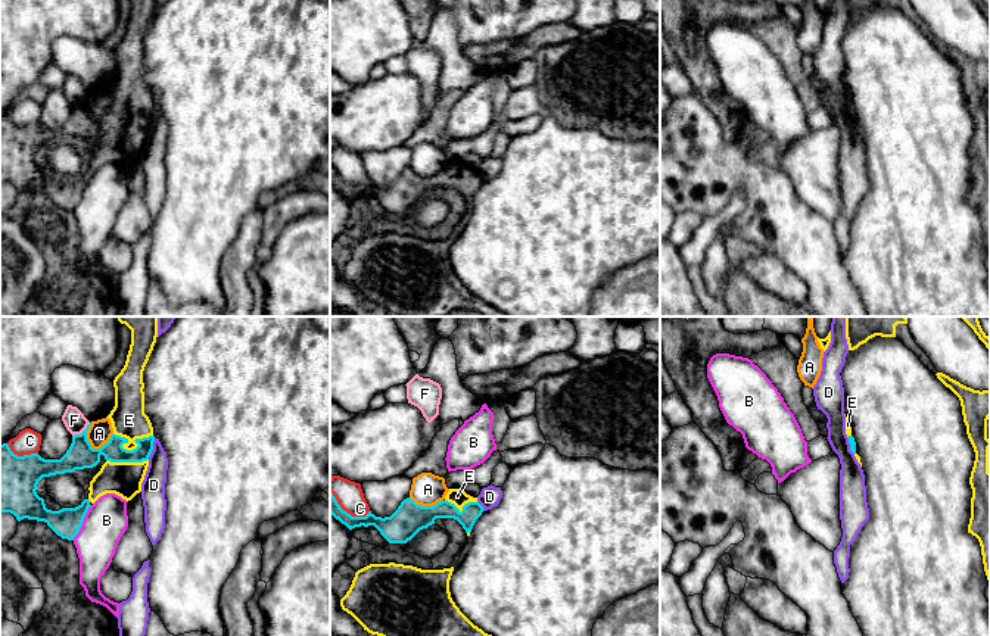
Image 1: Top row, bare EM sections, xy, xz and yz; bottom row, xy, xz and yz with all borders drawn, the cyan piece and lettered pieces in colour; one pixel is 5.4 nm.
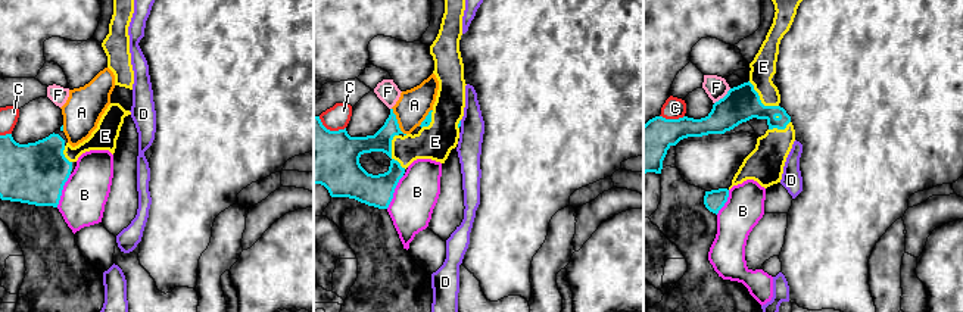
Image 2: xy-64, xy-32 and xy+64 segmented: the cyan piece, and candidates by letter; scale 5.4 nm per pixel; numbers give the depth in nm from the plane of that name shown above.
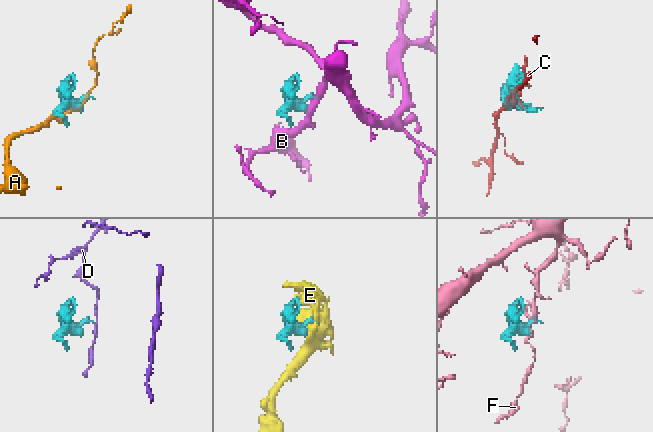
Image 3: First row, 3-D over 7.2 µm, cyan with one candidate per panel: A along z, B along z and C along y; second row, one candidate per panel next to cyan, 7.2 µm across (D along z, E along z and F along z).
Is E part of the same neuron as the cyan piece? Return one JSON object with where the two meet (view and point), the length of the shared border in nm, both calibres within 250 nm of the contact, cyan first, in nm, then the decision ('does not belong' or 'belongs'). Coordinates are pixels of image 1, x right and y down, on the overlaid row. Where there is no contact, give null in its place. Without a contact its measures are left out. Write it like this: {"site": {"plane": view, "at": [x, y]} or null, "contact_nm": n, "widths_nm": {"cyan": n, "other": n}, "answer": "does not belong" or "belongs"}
{"site": {"plane": "xy", "at": [133, 449]}, "contact_nm": 220, "widths_nm": {"cyan": 120, "other": 190}, "answer": "belongs"}

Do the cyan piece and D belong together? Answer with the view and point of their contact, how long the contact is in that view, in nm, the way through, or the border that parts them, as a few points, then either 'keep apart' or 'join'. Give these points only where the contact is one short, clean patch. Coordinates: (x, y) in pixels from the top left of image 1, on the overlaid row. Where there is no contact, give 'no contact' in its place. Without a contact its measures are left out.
contact xy (152, 448); length 130 nm; border xy (155, 437), (148, 458); keep apart

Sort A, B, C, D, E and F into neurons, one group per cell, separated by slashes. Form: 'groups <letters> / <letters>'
groups A / B / C / D / E / F

